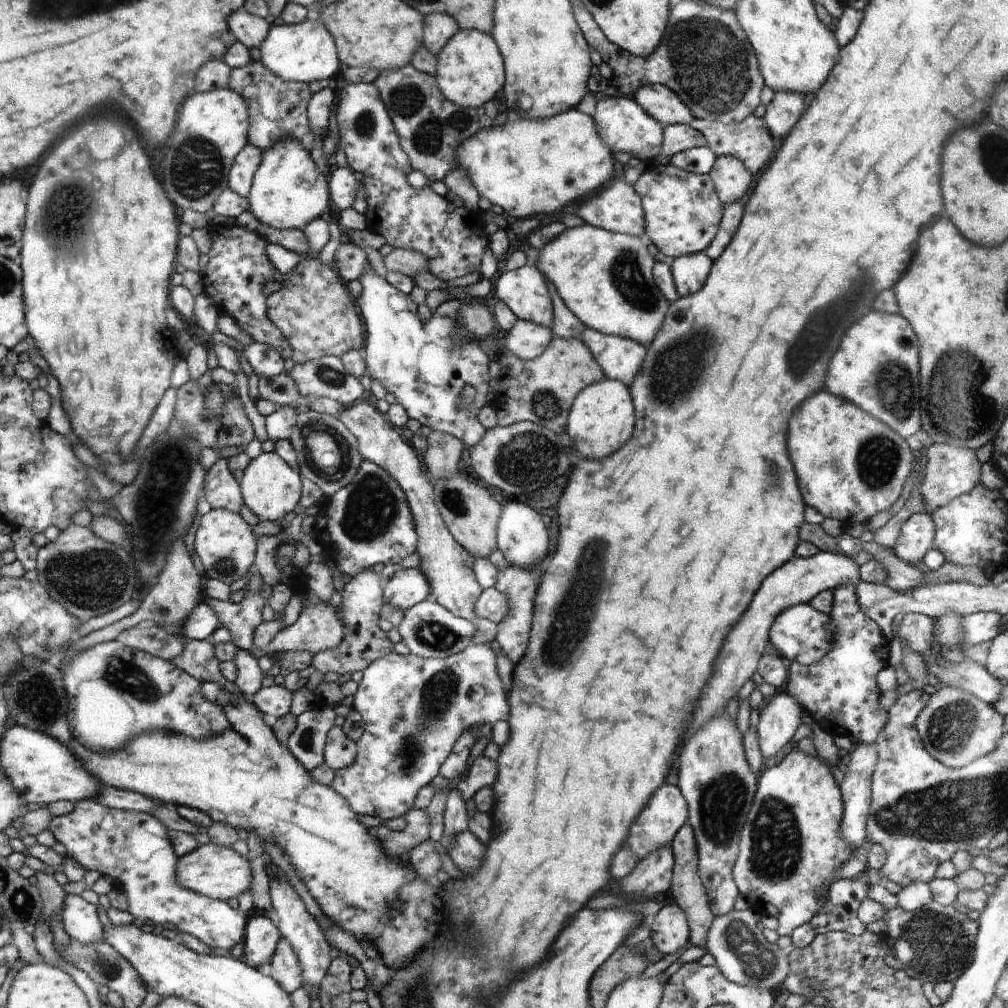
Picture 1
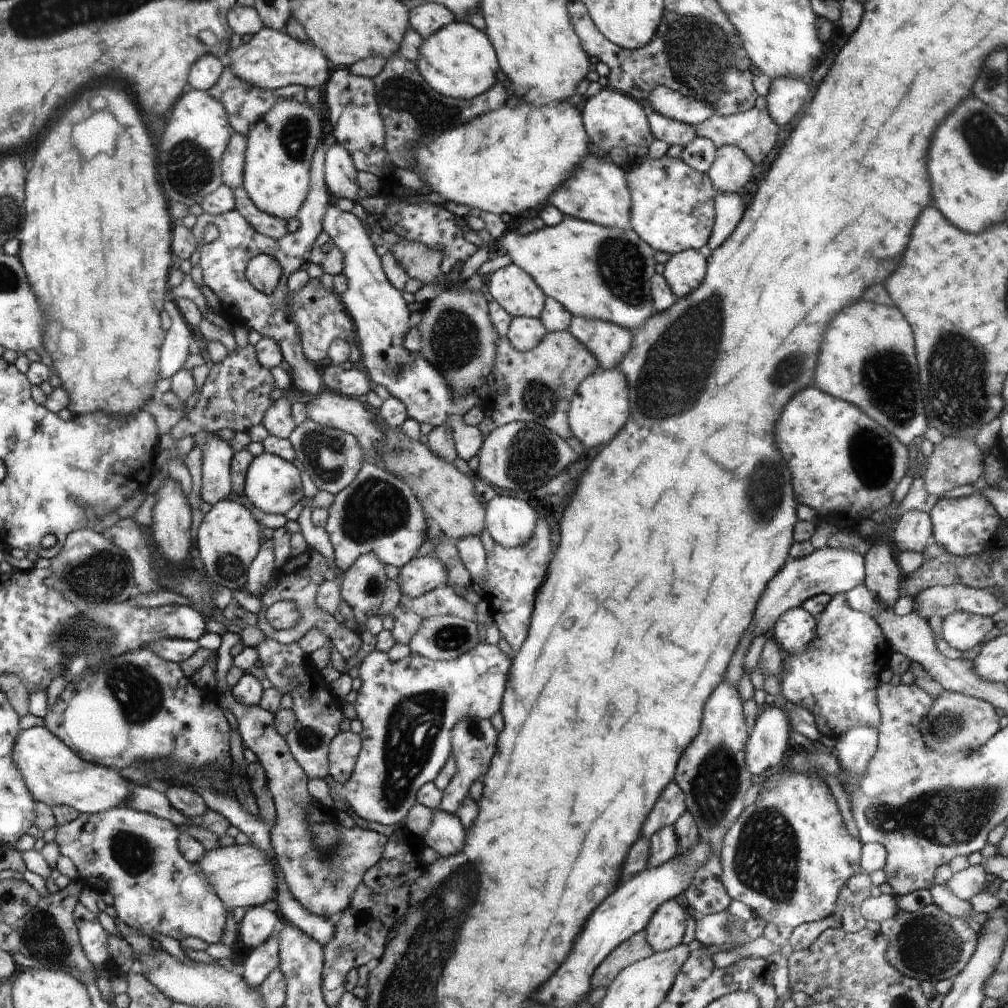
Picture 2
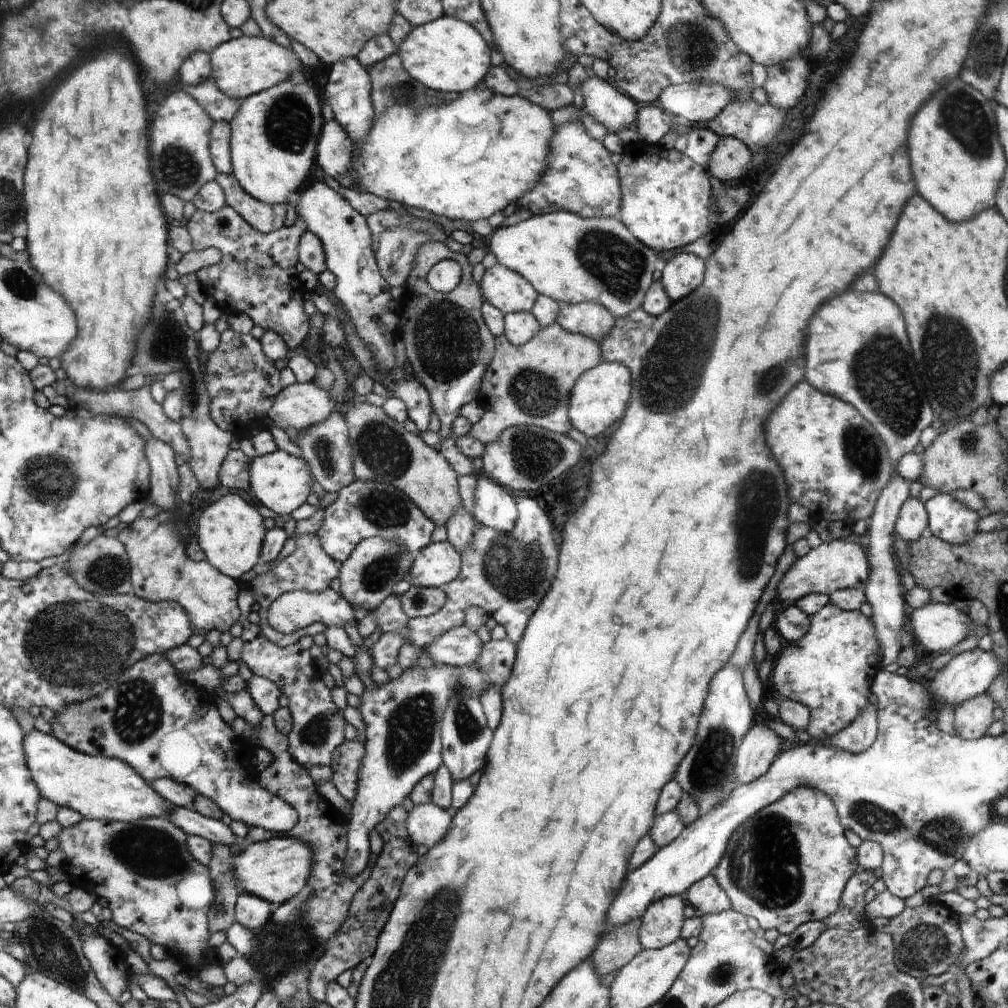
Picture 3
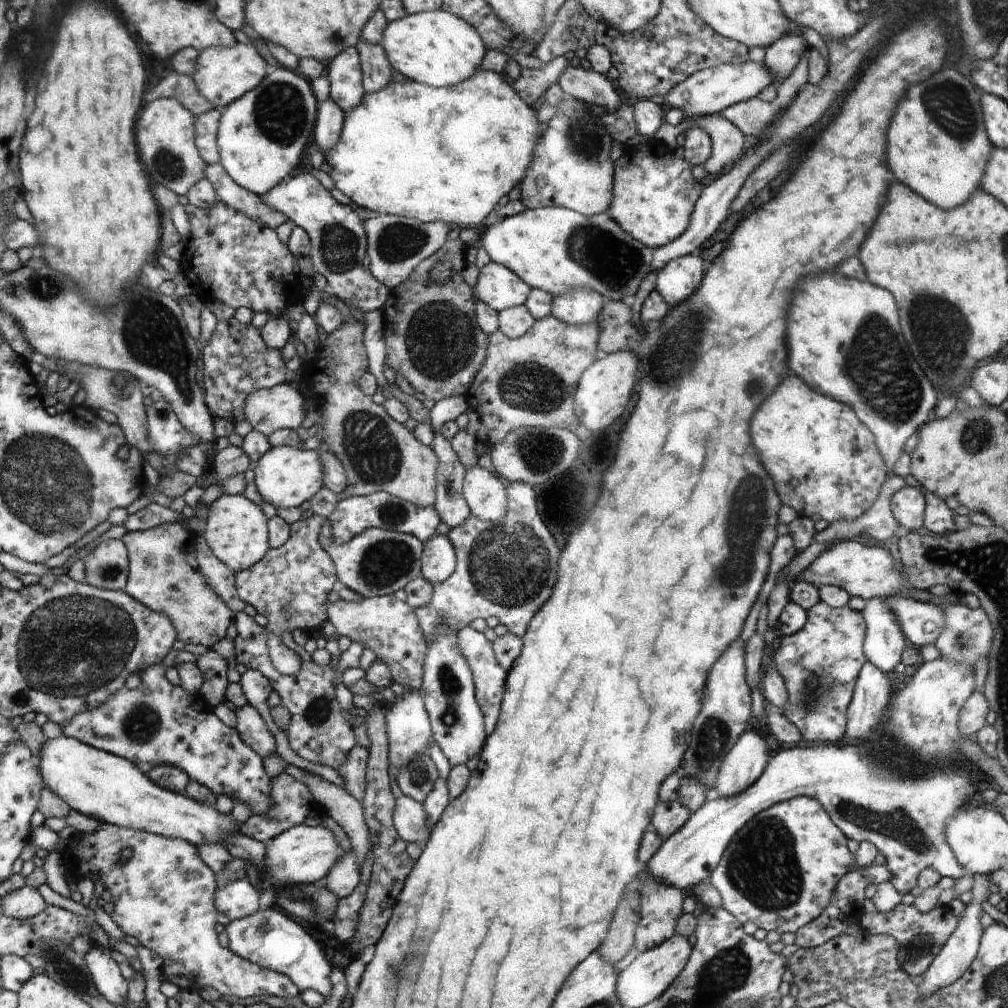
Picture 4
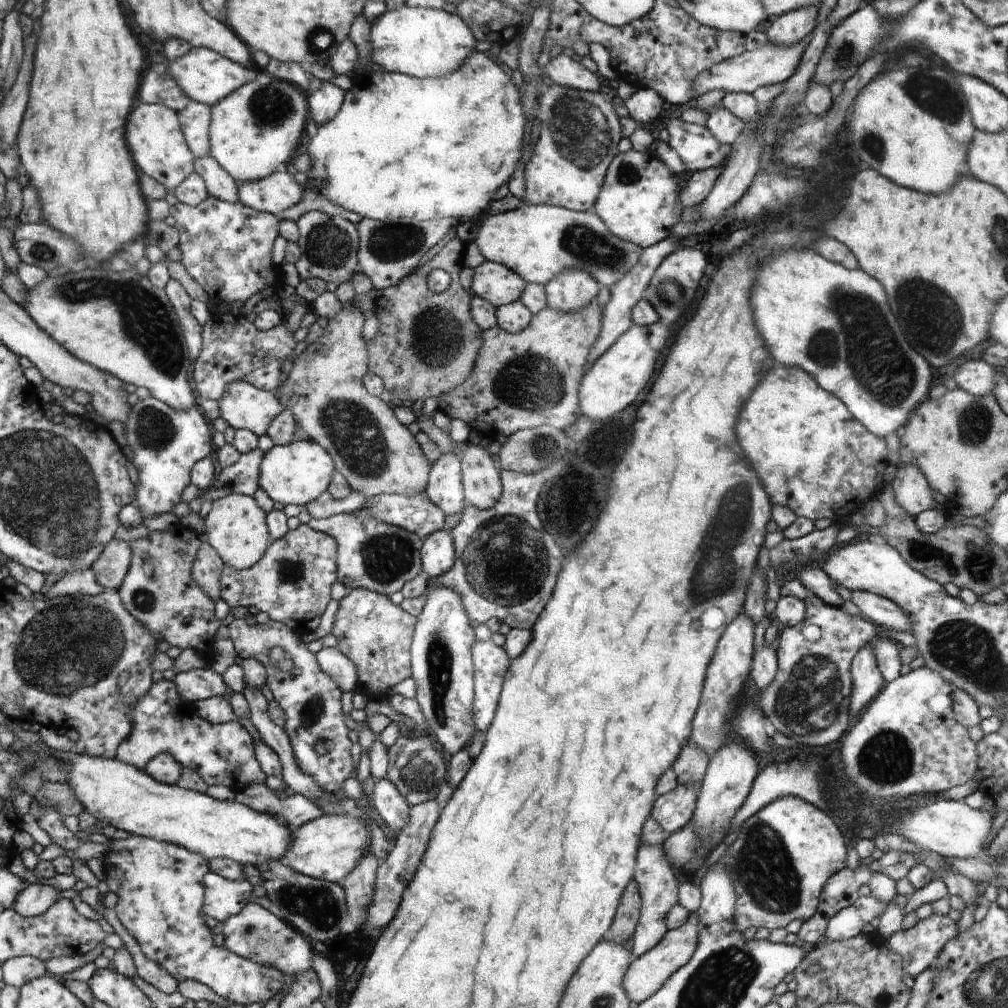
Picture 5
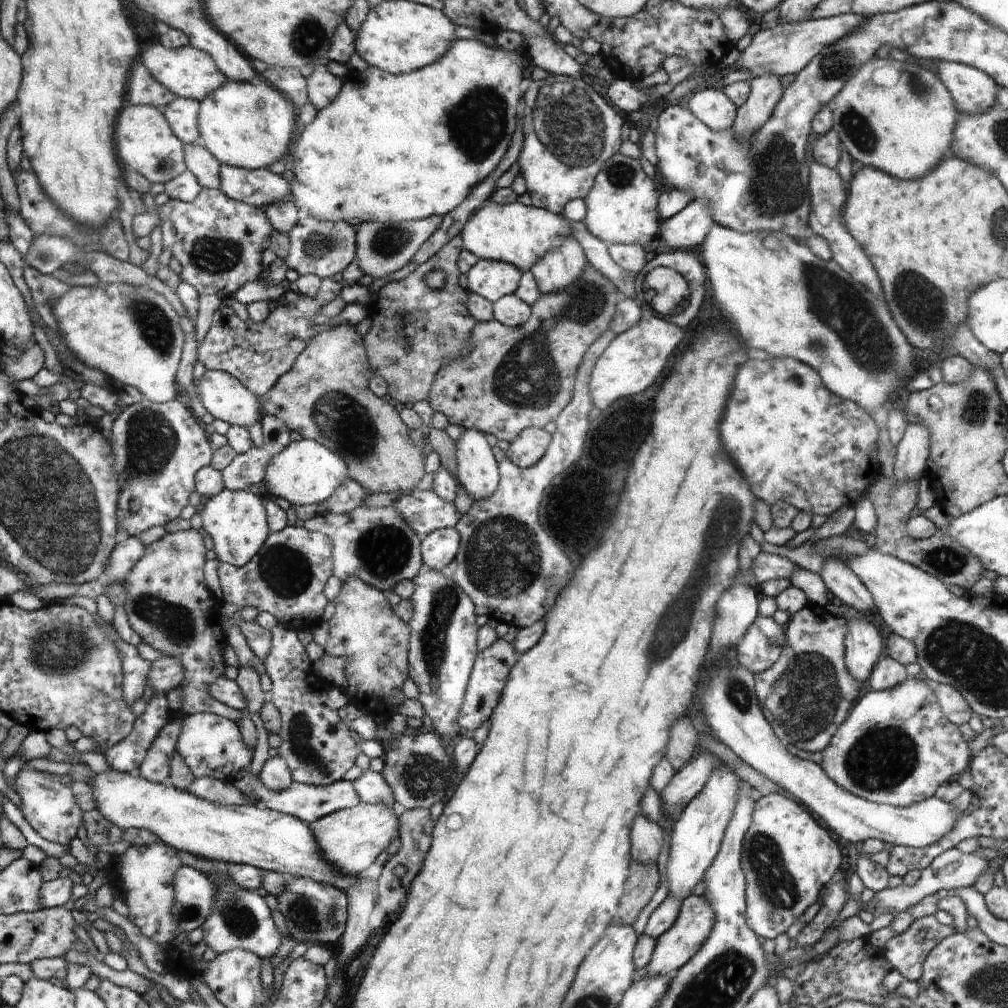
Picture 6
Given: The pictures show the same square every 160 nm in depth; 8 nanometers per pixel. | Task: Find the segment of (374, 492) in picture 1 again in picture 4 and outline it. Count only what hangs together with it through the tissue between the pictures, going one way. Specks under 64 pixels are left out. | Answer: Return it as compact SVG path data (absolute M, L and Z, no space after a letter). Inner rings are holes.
M378 491L366 496L350 495L343 498L327 520L331 526L332 540L338 545L348 543L349 540L374 527L385 531L408 533L425 543L434 536L436 528L441 523L441 515L434 507L420 508L418 505L391 495L389 492Z

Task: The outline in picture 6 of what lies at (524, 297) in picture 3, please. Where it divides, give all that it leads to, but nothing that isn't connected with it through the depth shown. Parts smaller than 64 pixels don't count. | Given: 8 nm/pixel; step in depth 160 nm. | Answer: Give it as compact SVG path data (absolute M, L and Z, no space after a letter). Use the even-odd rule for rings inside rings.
M479 259L466 273L467 286L472 292L494 302L506 295L514 295L523 272L513 264L502 261Z

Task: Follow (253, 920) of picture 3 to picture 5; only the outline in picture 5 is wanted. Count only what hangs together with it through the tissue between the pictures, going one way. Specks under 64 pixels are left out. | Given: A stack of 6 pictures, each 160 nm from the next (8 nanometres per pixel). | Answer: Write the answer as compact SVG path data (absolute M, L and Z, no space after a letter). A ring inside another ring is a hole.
M208 872L203 882L205 906L203 913L216 918L222 924L226 919L236 916L250 902L253 884L246 880L231 881L219 874Z

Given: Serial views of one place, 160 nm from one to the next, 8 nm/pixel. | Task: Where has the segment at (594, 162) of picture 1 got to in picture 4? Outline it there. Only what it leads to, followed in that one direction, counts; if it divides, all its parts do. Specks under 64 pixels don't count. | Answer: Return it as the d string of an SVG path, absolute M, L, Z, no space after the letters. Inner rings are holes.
M481 70L474 74L470 79L458 83L454 87L431 87L424 83L411 82L392 82L388 87L375 93L365 93L363 102L353 111L345 116L340 142L334 147L325 160L332 165L332 171L329 175L334 181L335 188L338 188L342 194L346 194L350 200L353 200L358 206L374 212L384 214L402 214L402 216L412 216L425 223L442 221L446 224L456 222L462 227L478 226L490 212L494 210L496 202L506 196L522 178L528 174L528 168L532 166L536 146L540 142L538 132L542 130L542 125L536 118L536 108L522 100L522 96L513 88L504 82L502 73L494 71Z

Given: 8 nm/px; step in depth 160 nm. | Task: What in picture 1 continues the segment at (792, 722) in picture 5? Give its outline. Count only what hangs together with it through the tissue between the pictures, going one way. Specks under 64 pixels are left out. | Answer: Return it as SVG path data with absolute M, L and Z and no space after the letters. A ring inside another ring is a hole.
M860 580L858 582L850 581L832 590L833 607L830 616L839 630L836 642L833 643L829 654L816 664L806 666L792 661L783 689L794 695L799 703L806 707L810 721L816 723L833 738L847 736L856 743L874 745L877 743L878 735L884 730L884 726L889 720L888 713L880 708L880 702L878 702L880 692L878 692L876 677L880 670L889 666L890 637L881 631L877 621L866 616L862 610L856 592L859 582Z

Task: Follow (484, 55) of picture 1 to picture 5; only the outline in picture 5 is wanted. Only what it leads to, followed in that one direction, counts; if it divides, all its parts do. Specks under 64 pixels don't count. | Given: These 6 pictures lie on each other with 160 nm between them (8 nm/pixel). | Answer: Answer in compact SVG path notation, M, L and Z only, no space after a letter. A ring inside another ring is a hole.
M406 4L387 10L370 29L373 62L392 73L402 73L421 79L445 79L458 71L474 50L472 29L462 17L444 9L425 9Z

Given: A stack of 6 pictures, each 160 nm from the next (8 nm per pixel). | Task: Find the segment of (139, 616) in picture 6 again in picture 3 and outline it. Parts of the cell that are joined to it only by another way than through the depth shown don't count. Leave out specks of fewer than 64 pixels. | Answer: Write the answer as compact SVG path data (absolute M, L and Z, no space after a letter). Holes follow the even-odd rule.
M141 516L119 532L118 540L125 545L129 563L133 565L133 594L155 603L176 601L181 604L191 616L194 635L205 635L212 628L229 631L240 620L237 596L243 582L226 576L206 560L192 562L186 556L178 530L176 522L160 524Z

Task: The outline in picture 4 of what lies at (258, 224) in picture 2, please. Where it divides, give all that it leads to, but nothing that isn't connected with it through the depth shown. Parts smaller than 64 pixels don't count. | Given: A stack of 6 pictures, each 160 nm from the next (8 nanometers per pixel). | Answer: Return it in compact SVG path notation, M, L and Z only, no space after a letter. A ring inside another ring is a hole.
M221 163L207 164L204 178L214 184L217 196L224 204L259 221L261 225L275 230L288 222L289 218L283 212L265 203L261 196L242 188Z

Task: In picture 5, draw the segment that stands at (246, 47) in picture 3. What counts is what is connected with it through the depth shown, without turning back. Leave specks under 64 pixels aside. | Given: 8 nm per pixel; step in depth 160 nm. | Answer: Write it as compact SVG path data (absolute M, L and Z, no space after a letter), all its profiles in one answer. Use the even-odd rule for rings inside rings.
M192 47L188 54L177 58L172 63L168 62L171 75L177 80L182 90L186 92L192 101L198 101L213 107L222 99L226 99L234 91L244 86L246 76L257 69L242 66L228 57L222 56L219 52L204 48Z

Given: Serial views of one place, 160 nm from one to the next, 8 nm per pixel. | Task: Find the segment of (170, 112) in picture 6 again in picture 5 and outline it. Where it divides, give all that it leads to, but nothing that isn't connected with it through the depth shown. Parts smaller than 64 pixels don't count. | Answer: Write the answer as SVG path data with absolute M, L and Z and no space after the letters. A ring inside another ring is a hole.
M192 101L184 111L178 114L185 140L192 149L193 155L196 158L211 155L211 106Z

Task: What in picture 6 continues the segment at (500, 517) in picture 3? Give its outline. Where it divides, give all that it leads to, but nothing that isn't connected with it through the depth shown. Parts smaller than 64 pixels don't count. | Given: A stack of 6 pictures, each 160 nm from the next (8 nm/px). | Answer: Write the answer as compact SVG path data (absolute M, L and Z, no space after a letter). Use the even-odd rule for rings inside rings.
M466 429L460 440L455 441L455 448L452 456L456 458L456 477L464 487L464 490L474 500L488 499L490 495L494 494L494 491L499 487L498 484L498 467L494 460L494 454L492 449L488 446L485 436L476 429Z

